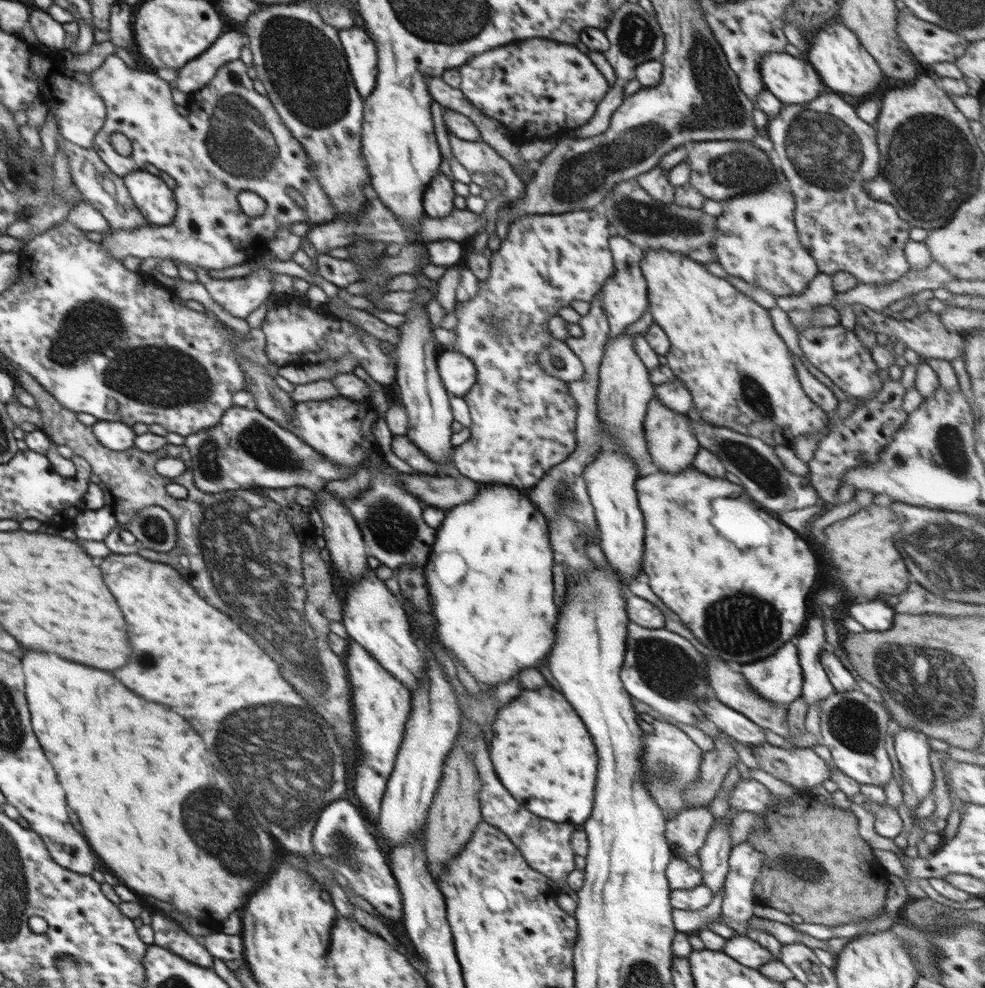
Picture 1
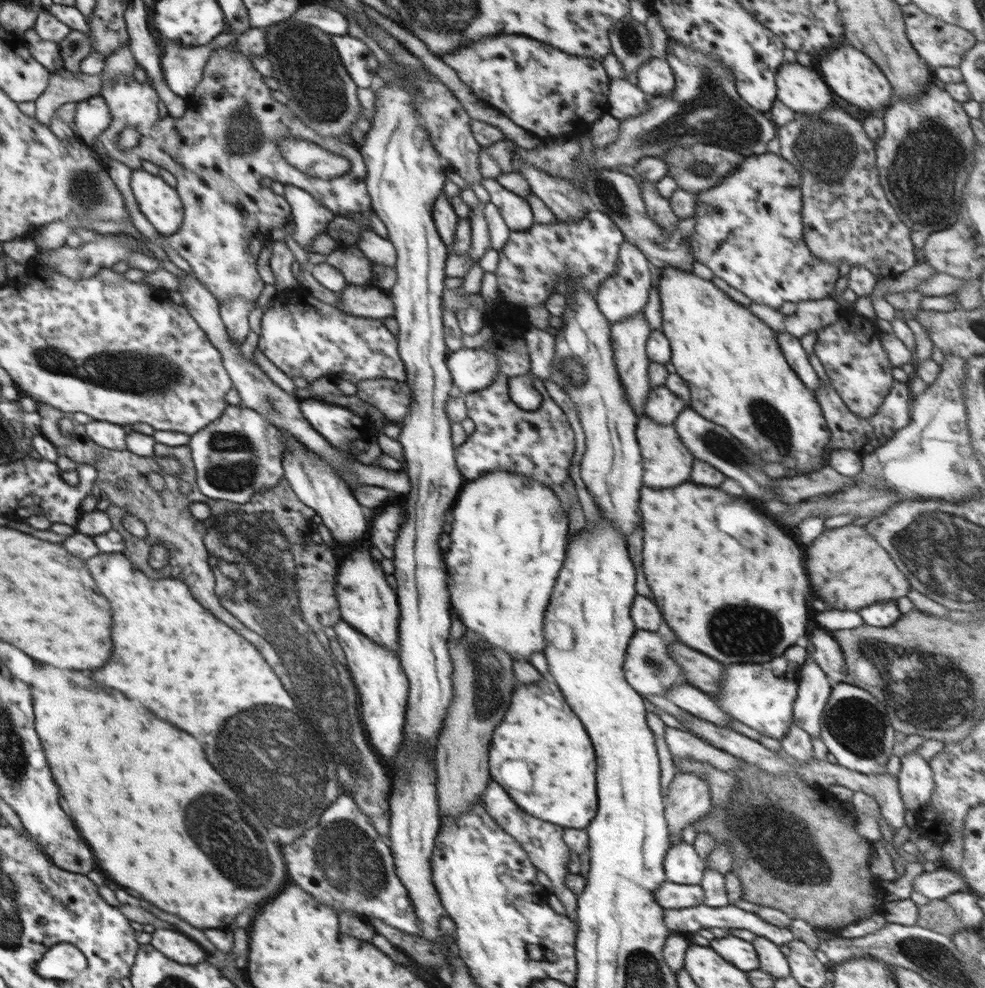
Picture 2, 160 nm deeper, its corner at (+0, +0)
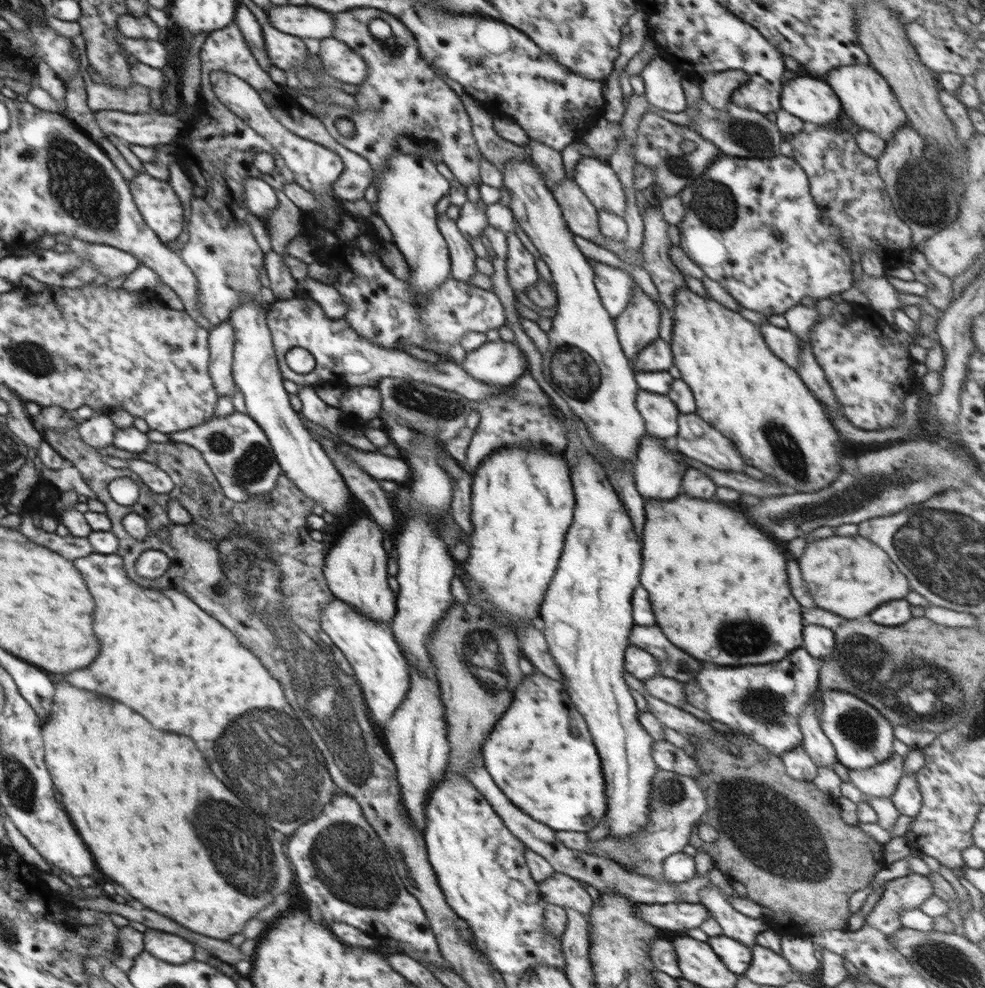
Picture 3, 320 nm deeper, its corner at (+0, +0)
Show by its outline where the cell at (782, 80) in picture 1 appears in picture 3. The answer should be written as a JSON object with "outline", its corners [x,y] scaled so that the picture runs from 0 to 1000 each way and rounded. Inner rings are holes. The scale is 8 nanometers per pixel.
{"outline":[[[819,77],[806,79],[794,87],[793,109],[818,126],[845,126],[855,112],[853,101],[837,82]]]}

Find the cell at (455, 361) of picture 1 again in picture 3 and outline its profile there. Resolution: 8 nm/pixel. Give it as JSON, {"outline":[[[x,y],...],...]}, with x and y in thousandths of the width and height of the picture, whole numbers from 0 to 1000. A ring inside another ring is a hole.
{"outline":[[[493,345],[487,352],[473,358],[468,369],[488,388],[518,392],[537,373],[535,362],[522,346]]]}

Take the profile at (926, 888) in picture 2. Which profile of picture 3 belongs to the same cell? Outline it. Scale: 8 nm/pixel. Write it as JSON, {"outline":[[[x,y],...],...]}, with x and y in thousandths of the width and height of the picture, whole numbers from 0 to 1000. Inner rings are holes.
{"outline":[[[925,884],[898,893],[897,902],[878,934],[899,947],[914,940],[915,923],[934,919],[948,905],[947,895],[940,886]]]}

